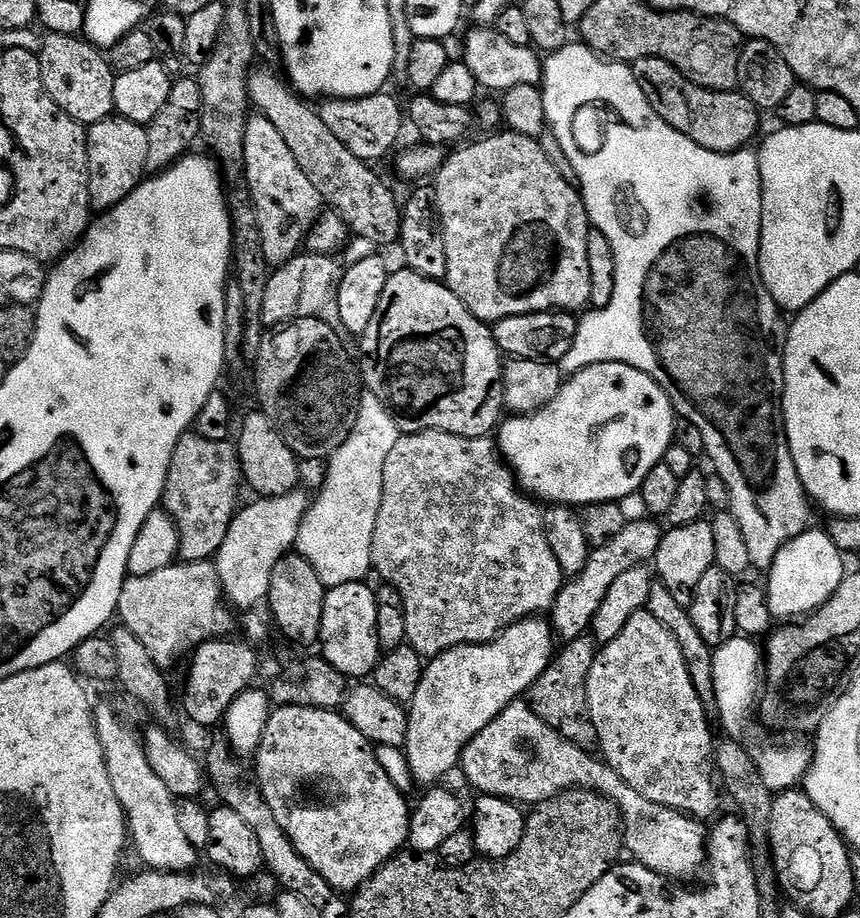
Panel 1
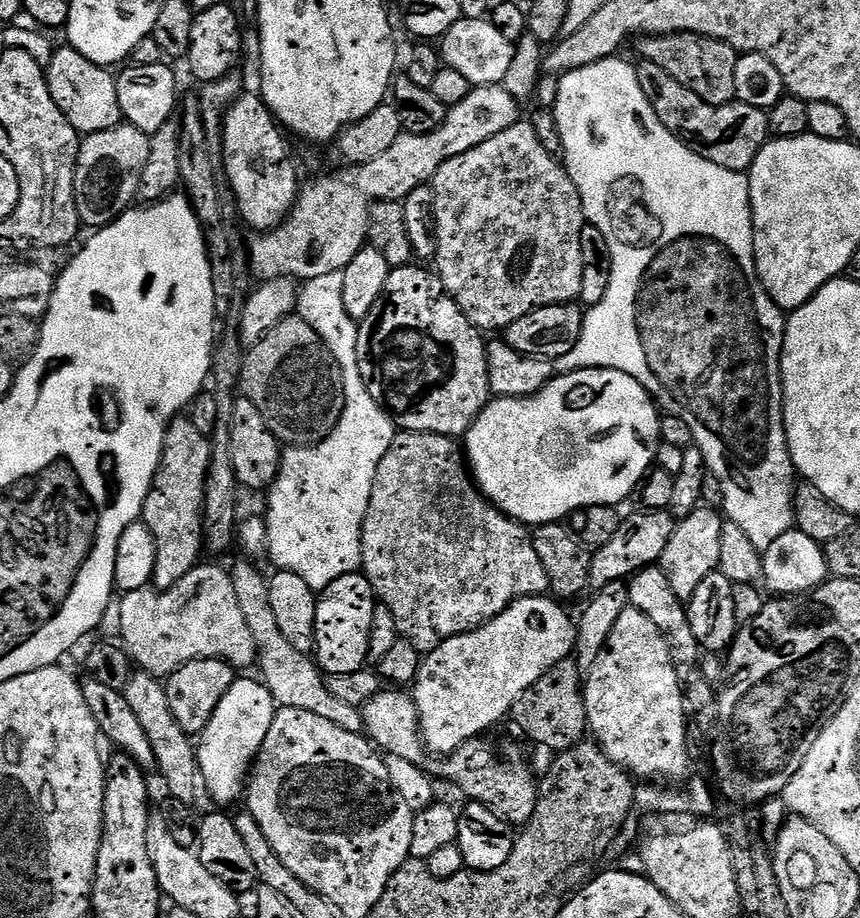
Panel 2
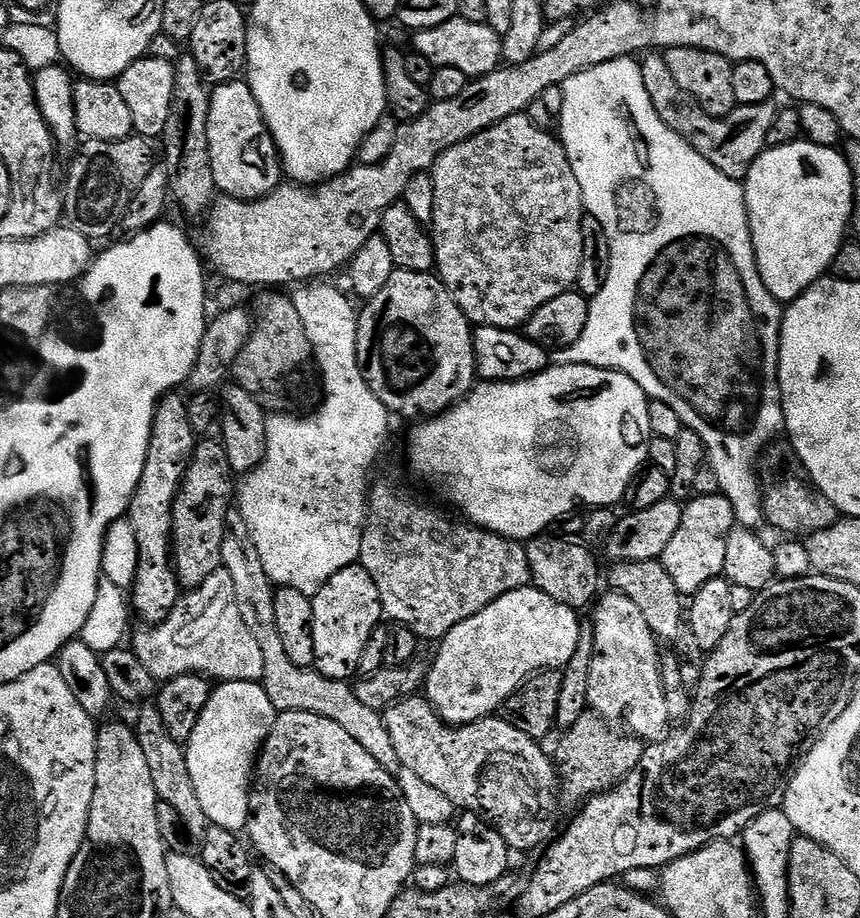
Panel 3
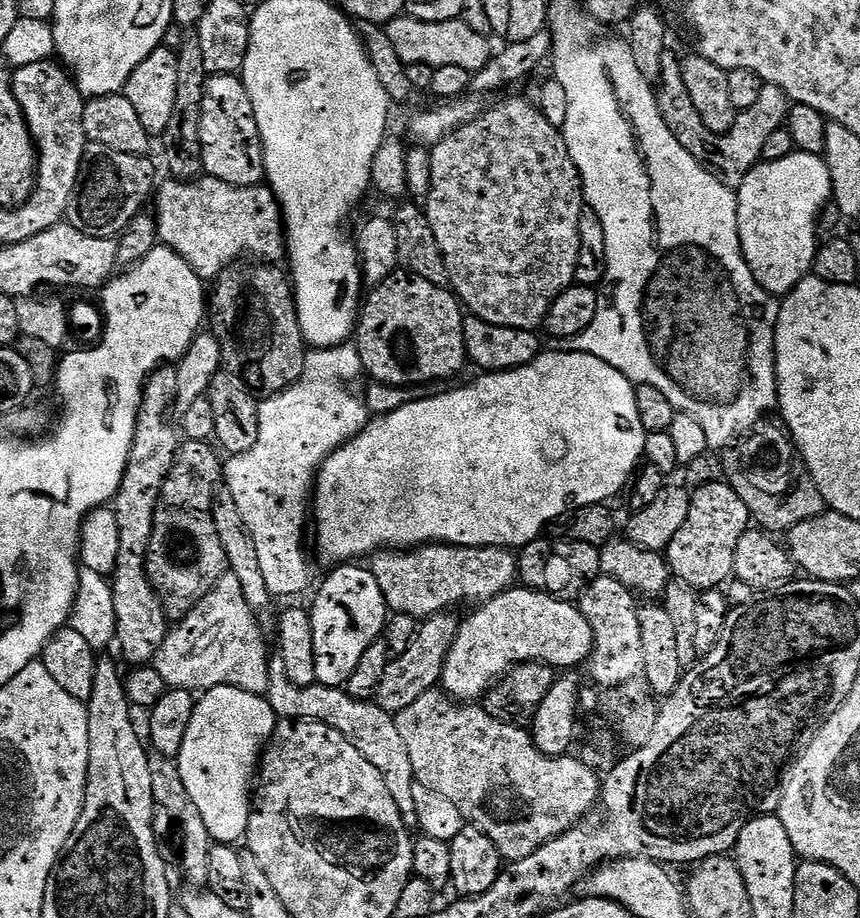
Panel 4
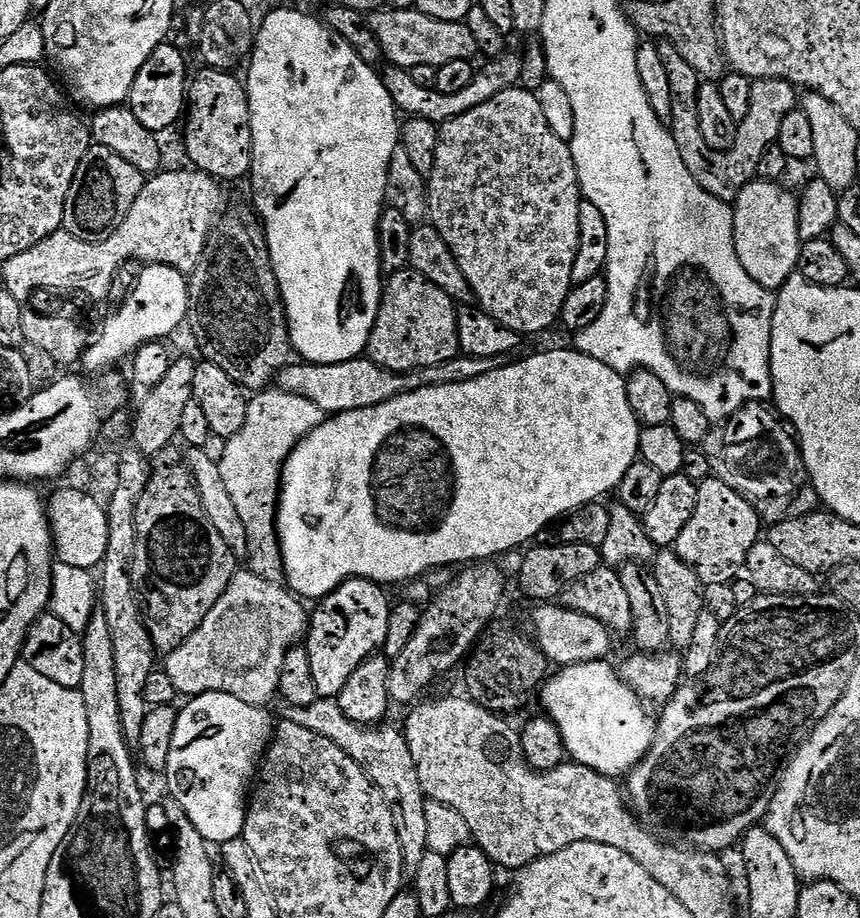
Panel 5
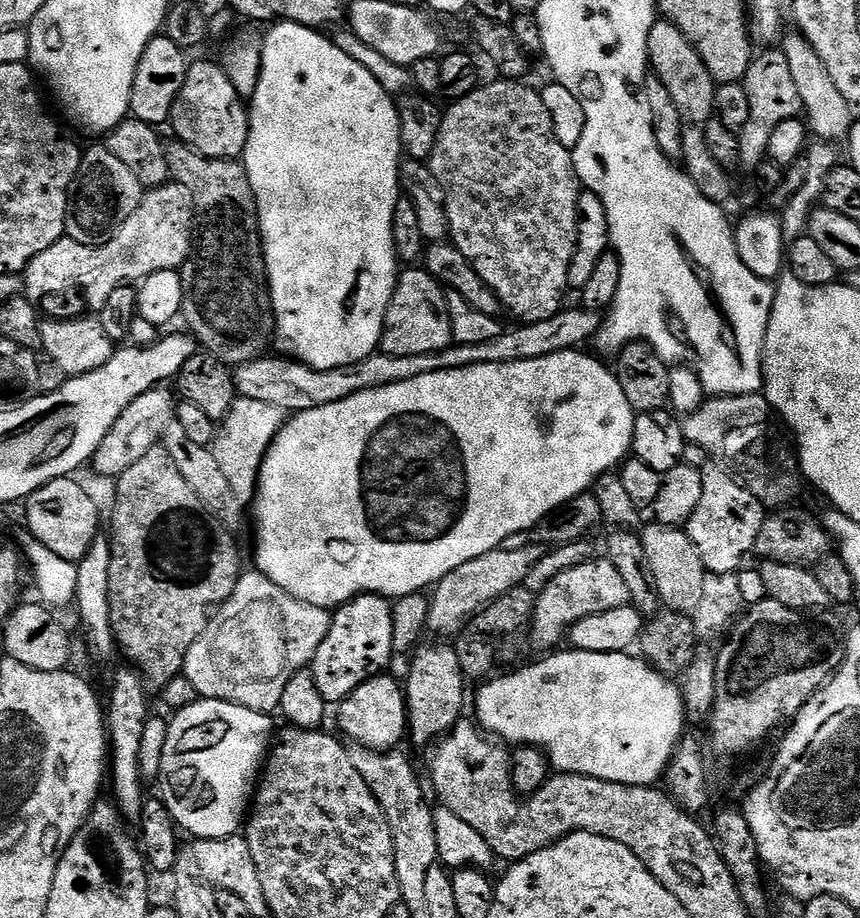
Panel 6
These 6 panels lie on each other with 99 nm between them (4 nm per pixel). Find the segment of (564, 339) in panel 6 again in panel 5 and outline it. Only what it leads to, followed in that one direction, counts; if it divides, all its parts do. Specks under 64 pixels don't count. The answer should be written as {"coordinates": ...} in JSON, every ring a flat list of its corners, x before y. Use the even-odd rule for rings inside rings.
{"coordinates":[[458,355,450,362,442,362,438,366,430,366,422,370,409,372,391,372,367,358,357,358,350,362,334,362,333,364,309,364,293,362,287,364,278,377,278,388,281,392,298,394,310,402,314,402,326,414,362,410,366,406,376,406,382,402,390,402,390,398,398,398,402,394,414,394,414,390,422,390,430,386,446,386,454,382,470,382,474,378,482,378,495,368,504,368,509,364,509,357,474,358]]}

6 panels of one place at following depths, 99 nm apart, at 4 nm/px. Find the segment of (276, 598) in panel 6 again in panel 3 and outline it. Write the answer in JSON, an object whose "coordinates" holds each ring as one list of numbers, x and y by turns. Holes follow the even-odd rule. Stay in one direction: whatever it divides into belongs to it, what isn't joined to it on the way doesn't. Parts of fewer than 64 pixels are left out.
{"coordinates":[[227,595,224,596,214,597,197,620,194,613,177,610,159,626,141,627,141,632,133,638,130,648,136,653,138,662,142,662,146,670,150,670,150,674,157,682,193,674,211,678,216,682,263,681,262,650,258,650,254,634,243,630,220,632,234,620,233,601]]}

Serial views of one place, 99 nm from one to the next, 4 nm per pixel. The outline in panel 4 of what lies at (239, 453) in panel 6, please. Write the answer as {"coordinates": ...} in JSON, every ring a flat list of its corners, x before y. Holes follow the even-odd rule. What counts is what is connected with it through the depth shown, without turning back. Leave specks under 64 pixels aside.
{"coordinates":[[341,346,339,348,329,348,327,350,312,350,307,353,306,367,297,384,291,384,284,392,278,392,274,396,270,396,259,401,260,409,258,410,258,442,254,442,254,446,250,446,250,450,246,450,237,456,229,455,222,464,222,484,223,487,230,490,230,494,234,494,234,502,238,506,238,514,242,514,242,522,246,526,246,530,250,534,250,538,254,542,254,550,258,550,258,562,262,569,262,575,266,578,266,590,270,590,270,594,274,598,280,596,296,596,299,592,304,592,308,588,308,583,312,580,312,568,308,565,308,552,304,549,304,523,310,520,310,497,314,492,316,483,316,474,320,471,320,467,324,465,324,459,331,454,335,448,342,447,347,440,357,436,364,425,370,419,368,407,364,405,363,399,359,395,356,396,347,388,344,383,352,380,356,375,361,375,360,356,356,353,355,347]]}

